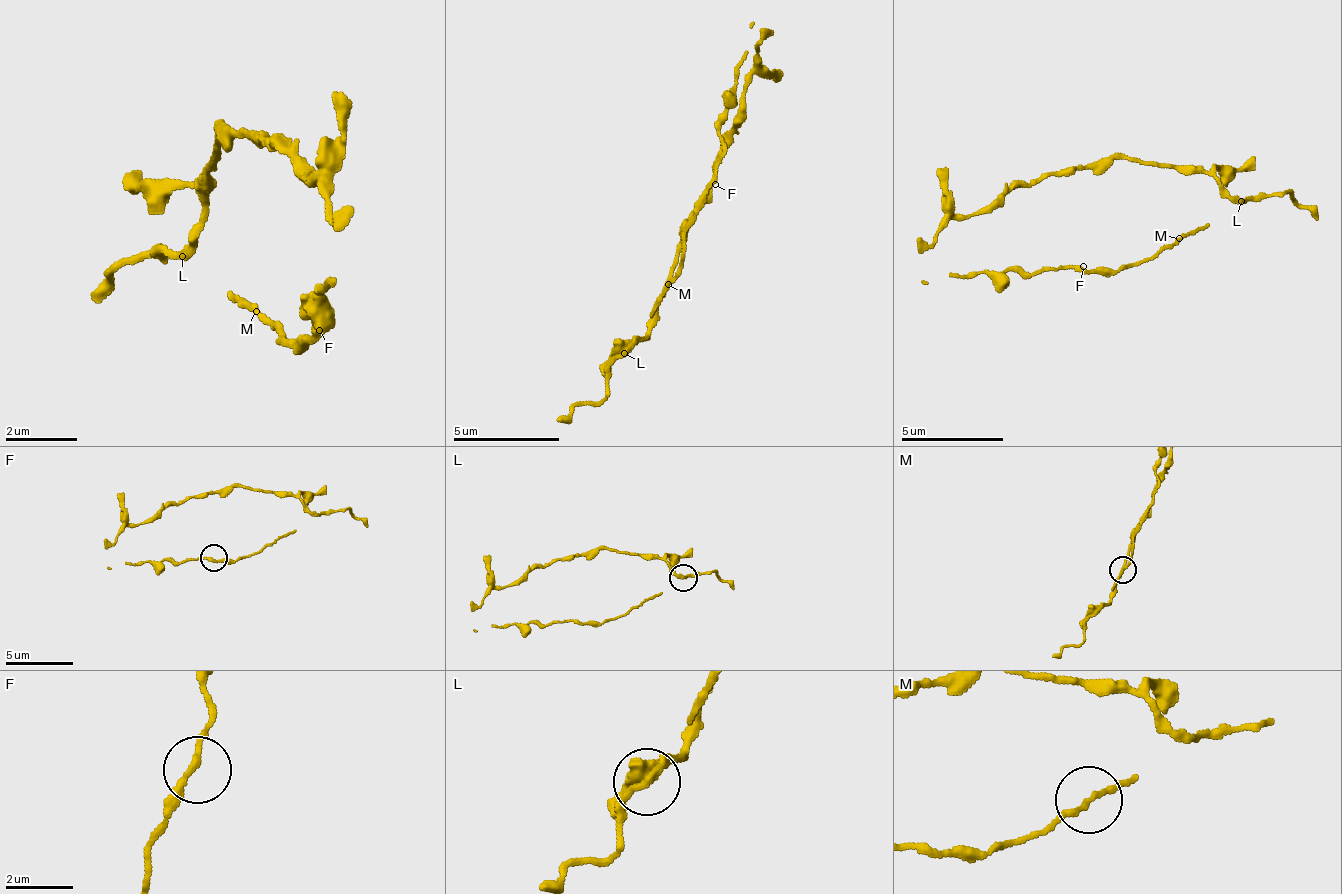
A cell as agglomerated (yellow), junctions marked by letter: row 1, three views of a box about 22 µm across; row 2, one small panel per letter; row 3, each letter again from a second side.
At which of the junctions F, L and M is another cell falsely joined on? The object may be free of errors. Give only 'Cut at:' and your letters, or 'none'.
Cut at: L

